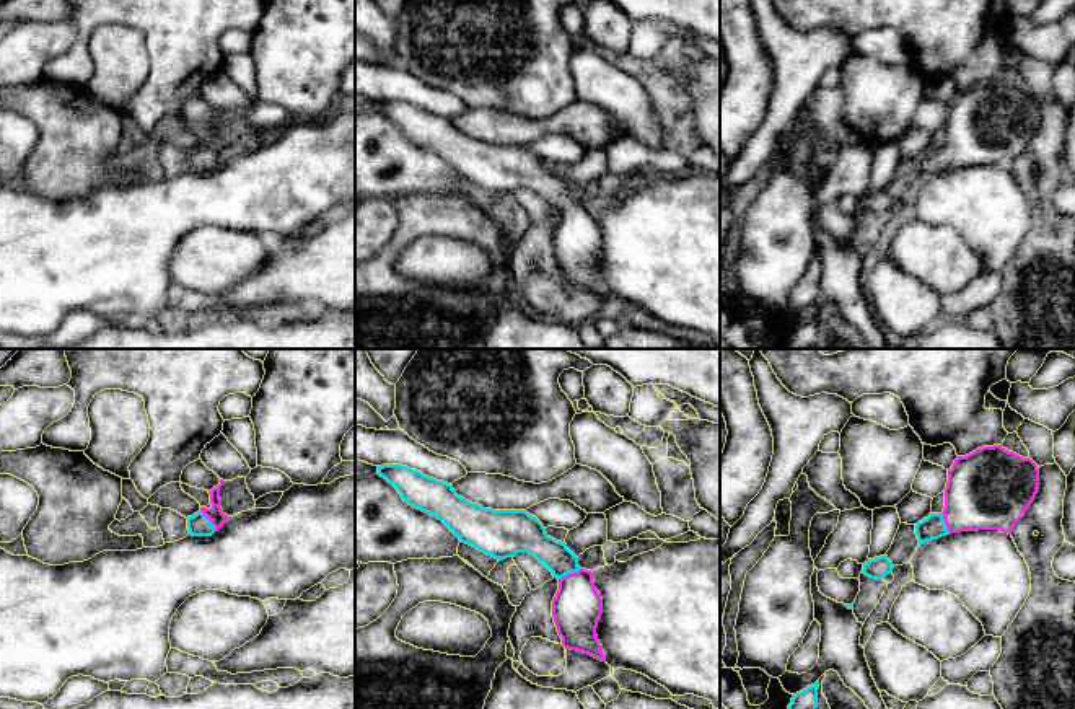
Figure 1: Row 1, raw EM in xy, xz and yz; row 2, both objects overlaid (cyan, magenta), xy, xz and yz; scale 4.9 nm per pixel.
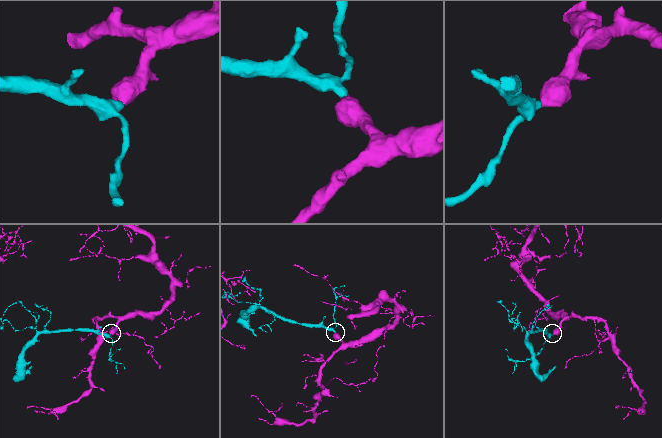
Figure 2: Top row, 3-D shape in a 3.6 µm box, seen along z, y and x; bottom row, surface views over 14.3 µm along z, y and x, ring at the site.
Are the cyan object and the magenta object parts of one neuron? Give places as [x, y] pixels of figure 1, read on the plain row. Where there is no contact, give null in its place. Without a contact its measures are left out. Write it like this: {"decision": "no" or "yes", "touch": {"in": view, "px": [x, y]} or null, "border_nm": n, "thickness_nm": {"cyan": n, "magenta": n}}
{"decision": "yes", "touch": {"in": "xz", "px": [569, 207]}, "border_nm": 130, "thickness_nm": {"cyan": 150, "magenta": 260}}

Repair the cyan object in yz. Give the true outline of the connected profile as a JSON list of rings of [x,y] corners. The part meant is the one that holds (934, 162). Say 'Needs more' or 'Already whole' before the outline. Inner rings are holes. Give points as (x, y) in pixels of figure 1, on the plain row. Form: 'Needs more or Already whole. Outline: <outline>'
Needs more. Outline: [[[1002,80],[958,91],[948,106],[943,147],[915,160],[919,181],[961,166],[1000,165],[1011,170],[1038,126],[1038,99]]]

